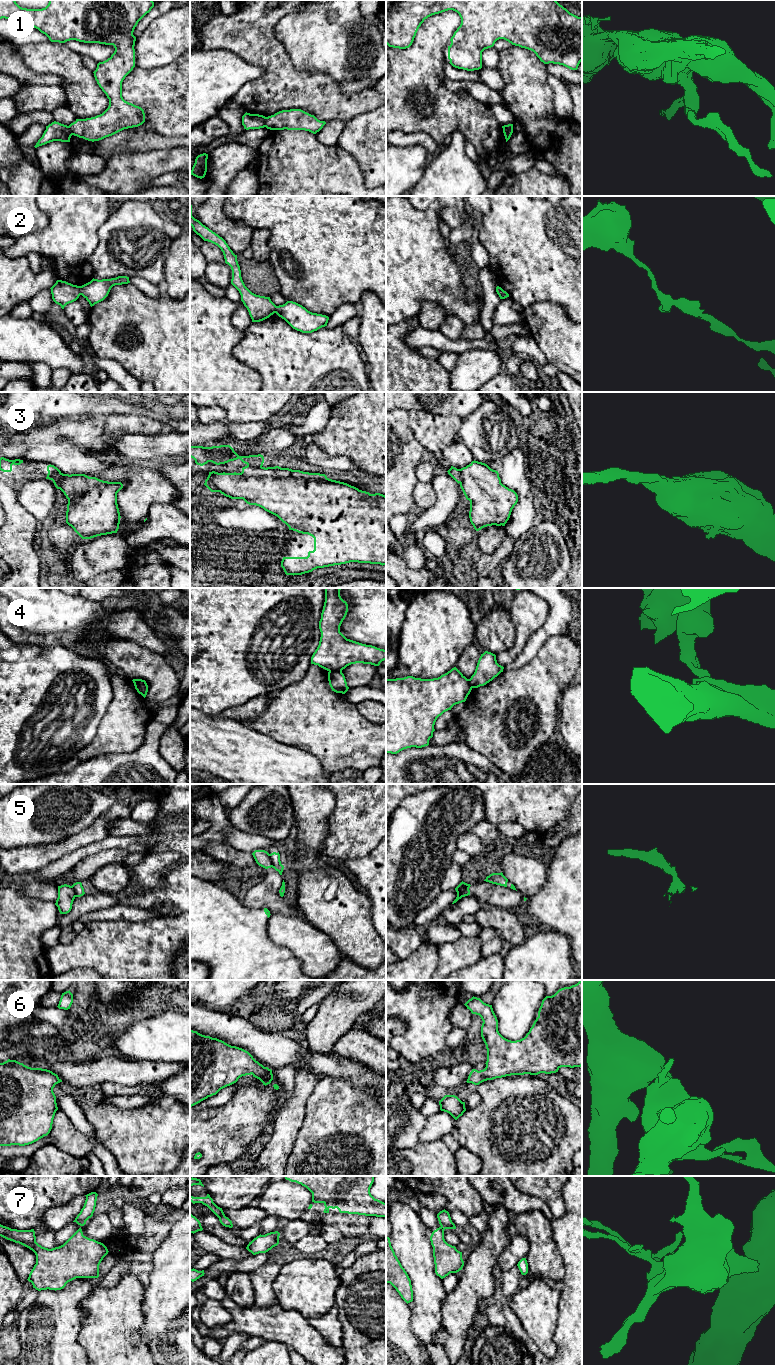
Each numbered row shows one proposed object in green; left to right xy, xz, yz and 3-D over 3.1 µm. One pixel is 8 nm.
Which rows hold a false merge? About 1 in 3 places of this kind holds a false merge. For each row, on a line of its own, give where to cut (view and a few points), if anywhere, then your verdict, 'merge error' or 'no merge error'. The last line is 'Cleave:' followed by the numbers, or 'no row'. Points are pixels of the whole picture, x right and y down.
1: xz (266, 117), (264, 126) | merge error
2: xy (79, 286), (80, 294) | merge error
3: no cut | no merge error
4: xz (329, 670), (341, 671) | merge error
5: yz (468, 888), (464, 888), (457, 896) | merge error
6: no cut | no merge error
7: yz (441, 1226), (444, 1229) | merge error
Cleave: 1, 2, 4, 5, 7

